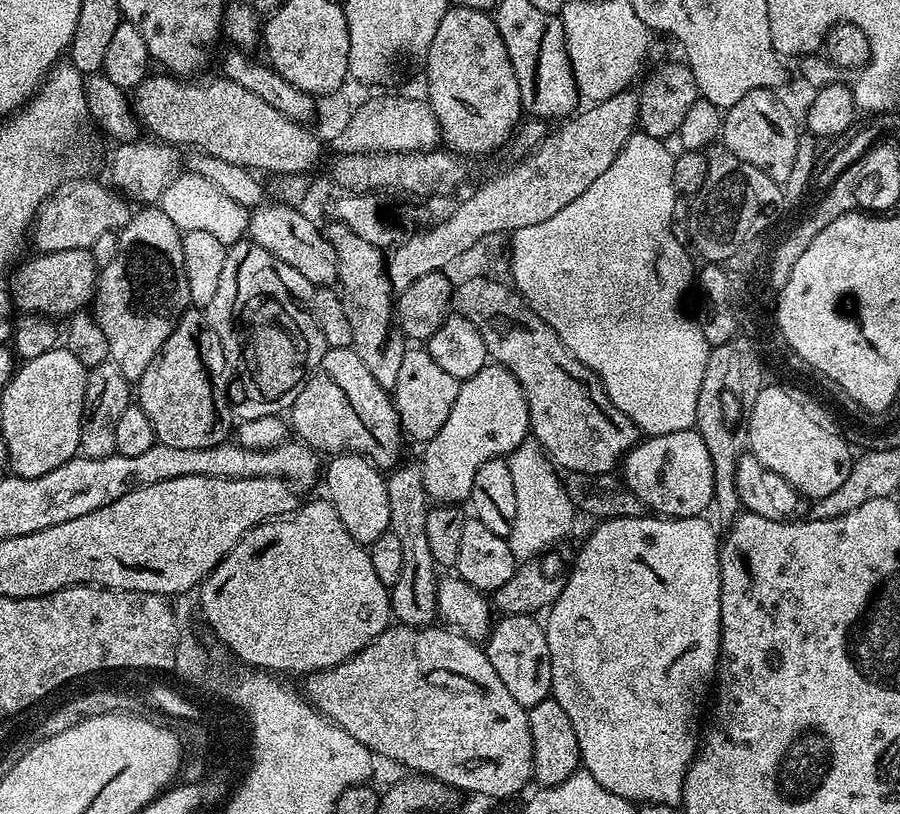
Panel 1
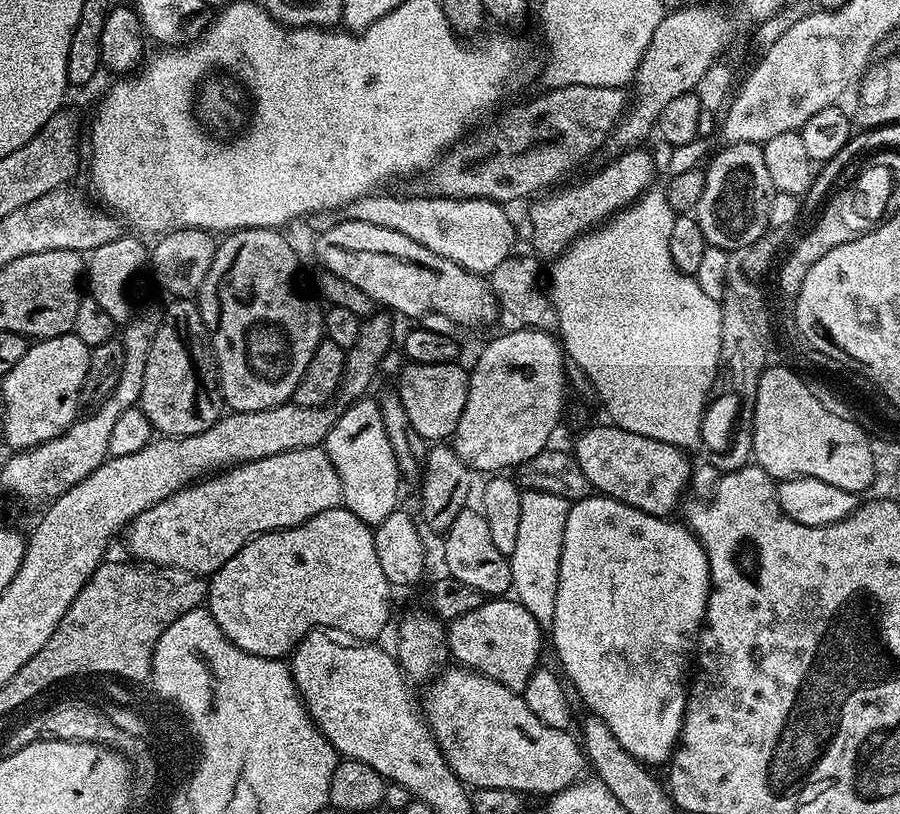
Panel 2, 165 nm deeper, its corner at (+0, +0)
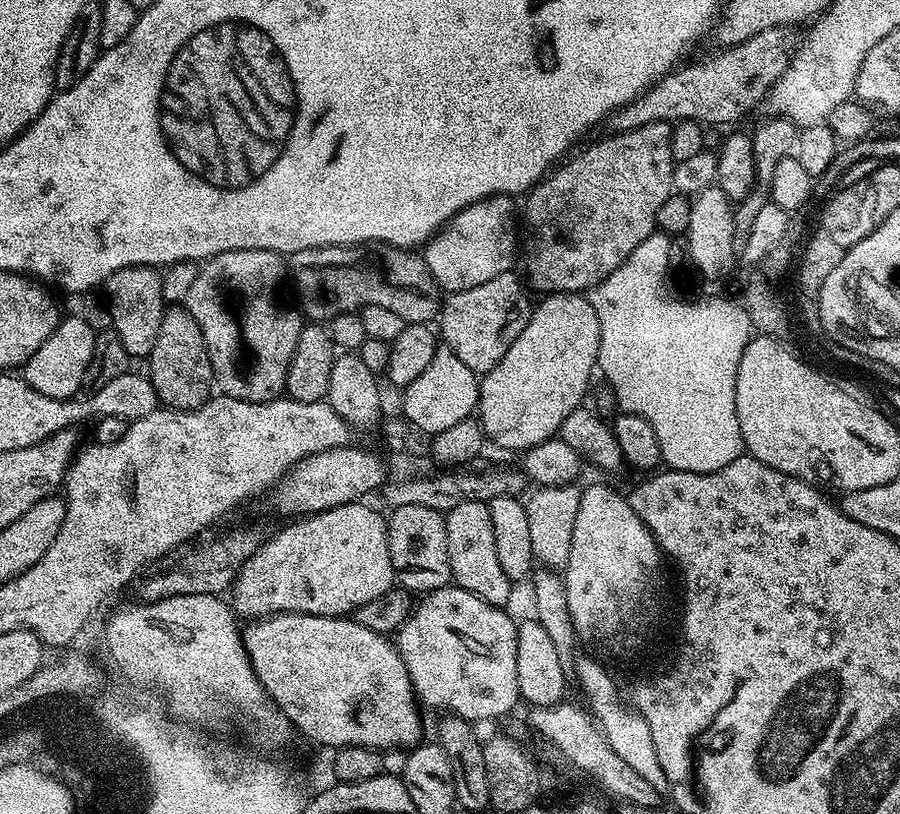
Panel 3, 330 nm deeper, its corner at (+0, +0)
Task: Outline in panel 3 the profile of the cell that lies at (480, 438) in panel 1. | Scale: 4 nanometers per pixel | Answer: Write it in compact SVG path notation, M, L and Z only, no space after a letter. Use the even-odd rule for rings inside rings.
M553 292L541 300L506 358L480 380L478 419L484 435L517 454L559 433L566 416L585 403L592 372L594 376L598 368L600 327L591 299L578 292Z

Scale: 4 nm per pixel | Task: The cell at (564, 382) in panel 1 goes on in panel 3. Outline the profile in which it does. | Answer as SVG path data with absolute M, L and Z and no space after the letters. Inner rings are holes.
M347 244L329 248L311 248L291 253L286 264L290 280L296 283L304 312L316 322L327 322L340 312L359 310L367 305L382 306L382 310L399 314L405 324L428 324L437 319L442 307L442 291L427 268L423 255L406 248L391 248L388 244Z

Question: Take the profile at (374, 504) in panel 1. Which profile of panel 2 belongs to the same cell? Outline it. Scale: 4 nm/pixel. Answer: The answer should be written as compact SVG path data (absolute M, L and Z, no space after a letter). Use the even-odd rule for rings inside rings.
M361 398L348 405L338 418L338 422L334 422L330 434L326 434L322 447L330 462L334 462L334 470L338 470L338 478L342 482L340 499L343 507L358 514L358 518L362 518L362 522L370 526L386 522L386 518L390 518L390 514L397 511L399 504L396 503L400 500L402 477L394 454L394 446L390 446L390 438L386 436L386 426L382 424L379 403L372 398Z

